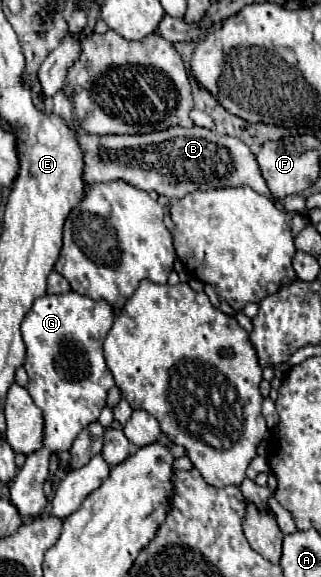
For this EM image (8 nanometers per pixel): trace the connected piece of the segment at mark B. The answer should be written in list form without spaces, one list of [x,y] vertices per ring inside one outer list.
[[[171,126],[151,134],[125,136],[93,136],[77,134],[85,150],[83,180],[91,186],[97,182],[125,180],[145,192],[155,190],[159,196],[183,198],[193,190],[249,186],[259,194],[269,196],[269,188],[259,172],[255,156],[239,138],[217,136],[207,128]]]

